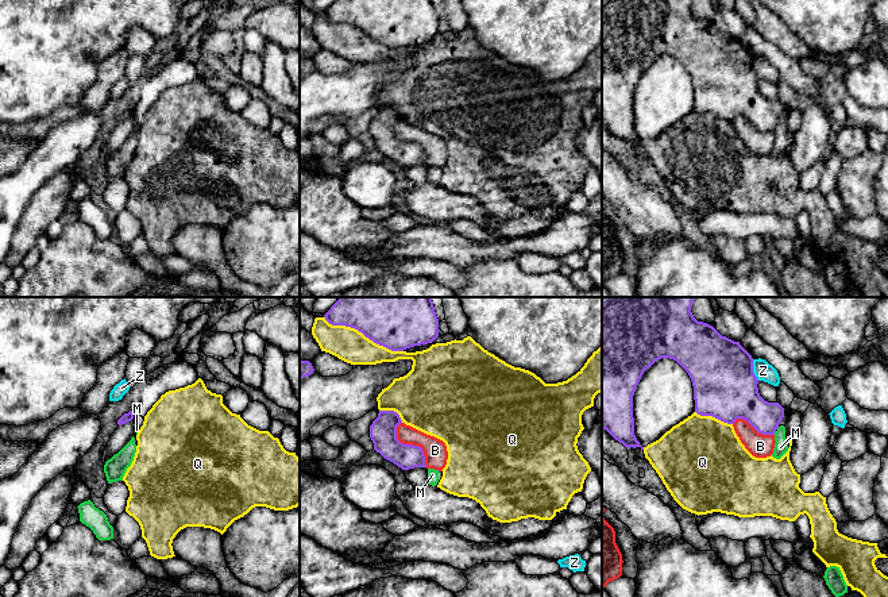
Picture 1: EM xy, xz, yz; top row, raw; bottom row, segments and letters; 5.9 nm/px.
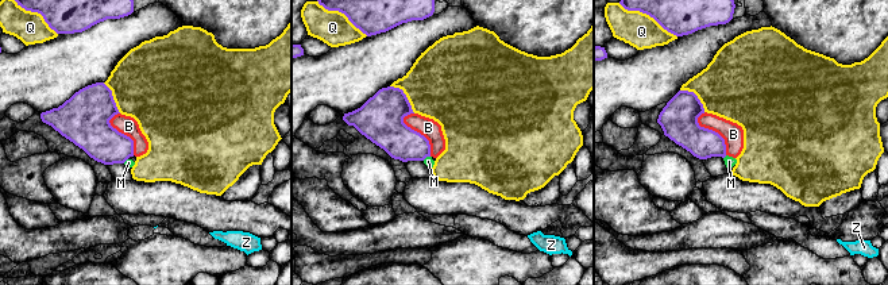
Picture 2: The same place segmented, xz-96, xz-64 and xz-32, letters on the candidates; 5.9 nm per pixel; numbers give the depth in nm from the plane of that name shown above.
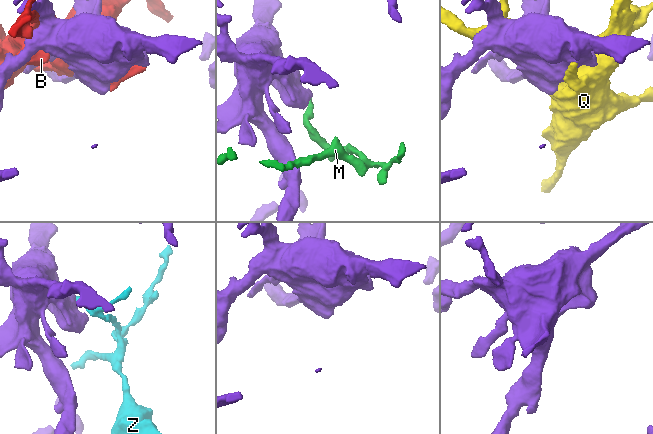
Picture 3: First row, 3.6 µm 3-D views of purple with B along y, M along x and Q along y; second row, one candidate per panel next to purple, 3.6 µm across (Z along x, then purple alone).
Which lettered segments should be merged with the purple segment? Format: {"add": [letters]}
{"add": []}

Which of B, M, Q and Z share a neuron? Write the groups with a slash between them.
B / M / Q / Z

